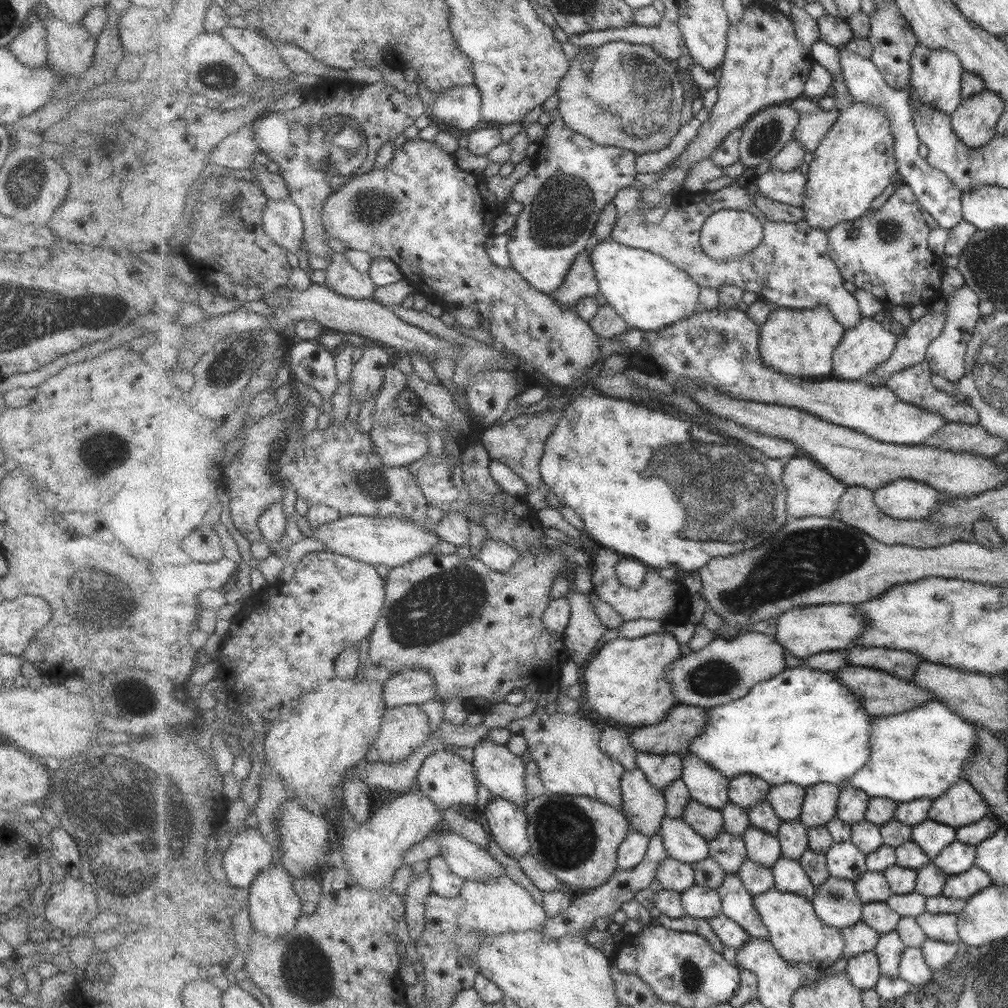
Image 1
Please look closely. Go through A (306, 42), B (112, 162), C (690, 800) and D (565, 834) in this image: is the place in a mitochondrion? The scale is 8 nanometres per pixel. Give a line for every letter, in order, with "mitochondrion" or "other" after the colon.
A: other
B: other
C: other
D: mitochondrion

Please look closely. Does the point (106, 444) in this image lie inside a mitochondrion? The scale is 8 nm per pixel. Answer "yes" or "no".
yes

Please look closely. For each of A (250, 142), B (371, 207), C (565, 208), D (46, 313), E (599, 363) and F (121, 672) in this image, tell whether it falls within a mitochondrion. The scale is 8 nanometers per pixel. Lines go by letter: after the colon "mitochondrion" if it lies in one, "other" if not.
A: other
B: mitochondrion
C: mitochondrion
D: mitochondrion
E: other
F: other

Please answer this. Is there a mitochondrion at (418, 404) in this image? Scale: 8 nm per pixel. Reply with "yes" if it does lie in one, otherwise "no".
no

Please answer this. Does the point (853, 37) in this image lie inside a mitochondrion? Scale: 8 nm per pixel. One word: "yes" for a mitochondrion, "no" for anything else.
no

